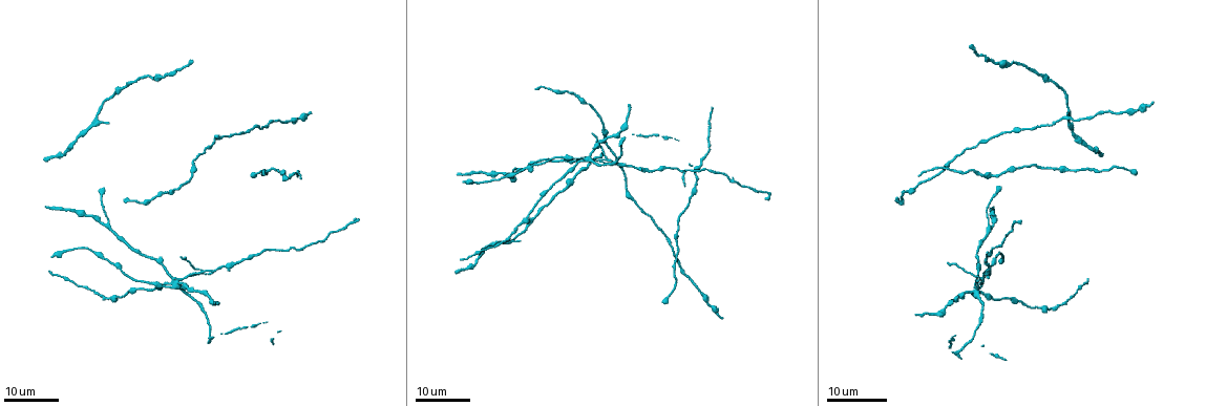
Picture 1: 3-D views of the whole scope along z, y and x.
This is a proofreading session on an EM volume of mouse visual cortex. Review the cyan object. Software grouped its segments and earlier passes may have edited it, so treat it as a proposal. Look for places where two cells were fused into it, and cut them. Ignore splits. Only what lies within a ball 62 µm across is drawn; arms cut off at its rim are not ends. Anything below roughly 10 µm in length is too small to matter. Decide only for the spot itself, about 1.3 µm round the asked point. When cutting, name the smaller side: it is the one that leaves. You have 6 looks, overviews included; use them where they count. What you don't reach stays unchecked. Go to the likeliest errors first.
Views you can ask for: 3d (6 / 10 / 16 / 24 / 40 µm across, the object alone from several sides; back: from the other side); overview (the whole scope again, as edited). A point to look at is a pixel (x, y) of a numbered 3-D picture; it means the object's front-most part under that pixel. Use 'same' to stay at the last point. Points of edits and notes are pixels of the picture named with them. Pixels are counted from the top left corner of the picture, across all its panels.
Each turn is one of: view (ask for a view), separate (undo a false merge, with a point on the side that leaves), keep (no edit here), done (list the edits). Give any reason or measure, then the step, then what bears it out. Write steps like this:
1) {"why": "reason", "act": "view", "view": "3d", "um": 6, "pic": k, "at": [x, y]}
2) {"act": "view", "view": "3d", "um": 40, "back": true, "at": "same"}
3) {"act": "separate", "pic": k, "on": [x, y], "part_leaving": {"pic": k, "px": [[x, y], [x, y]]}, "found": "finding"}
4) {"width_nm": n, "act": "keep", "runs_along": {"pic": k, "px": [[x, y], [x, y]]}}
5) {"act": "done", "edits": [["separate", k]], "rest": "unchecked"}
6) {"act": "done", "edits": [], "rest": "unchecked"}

{"act": "view", "view": "3d", "um": 16, "pic": 1, "at": [172, 281]}

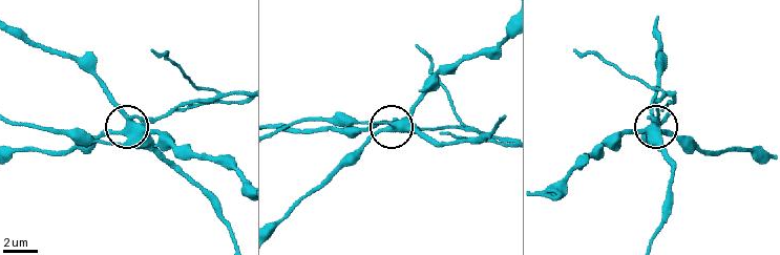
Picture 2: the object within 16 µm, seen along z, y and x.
{"act": "view", "view": "3d", "um": 10, "pic": 2, "at": [131, 121]}

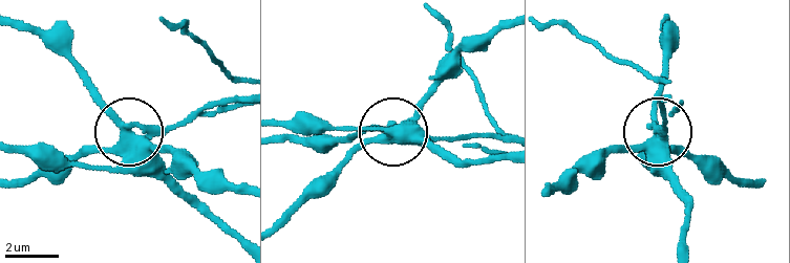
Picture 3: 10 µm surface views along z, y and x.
{"side_arm_um": 37, "act": "separate", "pic": 3, "on": [182, 125], "part_leaving": {"pic": 3, "px": [[145, 137], [243, 106]]}, "found": "a second cell is stuck on"}

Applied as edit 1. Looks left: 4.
{"why": "arms part here", "act": "view", "view": "3d", "um": 24, "pic": 1, "at": [987, 228]}

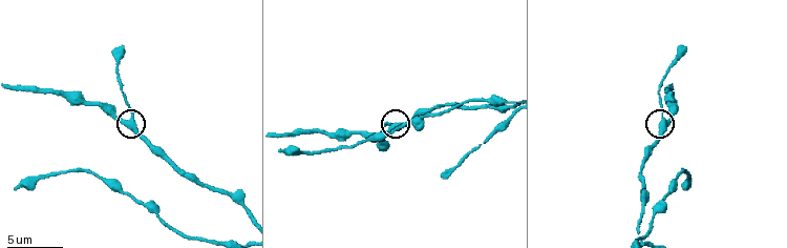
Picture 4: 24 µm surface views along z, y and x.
{"why": "closer look", "act": "view", "view": "3d", "um": 6, "pic": 4, "at": [665, 123]}

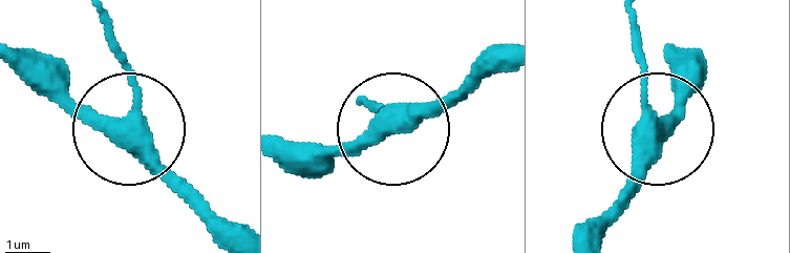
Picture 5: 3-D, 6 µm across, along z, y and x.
{"act": "view", "view": "3d", "um": 6, "back": true, "pic": 5, "at": [649, 121]}

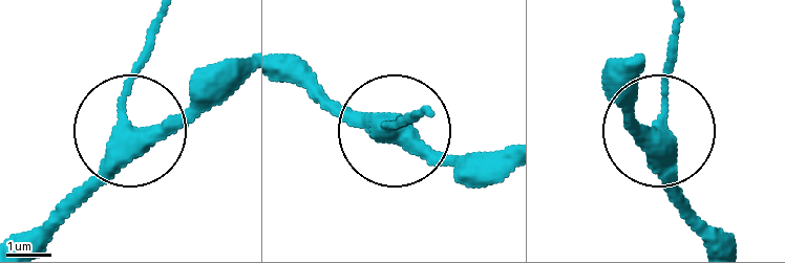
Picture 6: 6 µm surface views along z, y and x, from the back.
{"width_nm": 370, "act": "keep", "runs_along": {"pic": 6, "px": [[284, 58], [340, 107], [430, 145], [472, 185]]}, "found": "all the same cell"}

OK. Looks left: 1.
{"act": "done", "edits": [["separate", 3]], "rest": "unchecked"}

